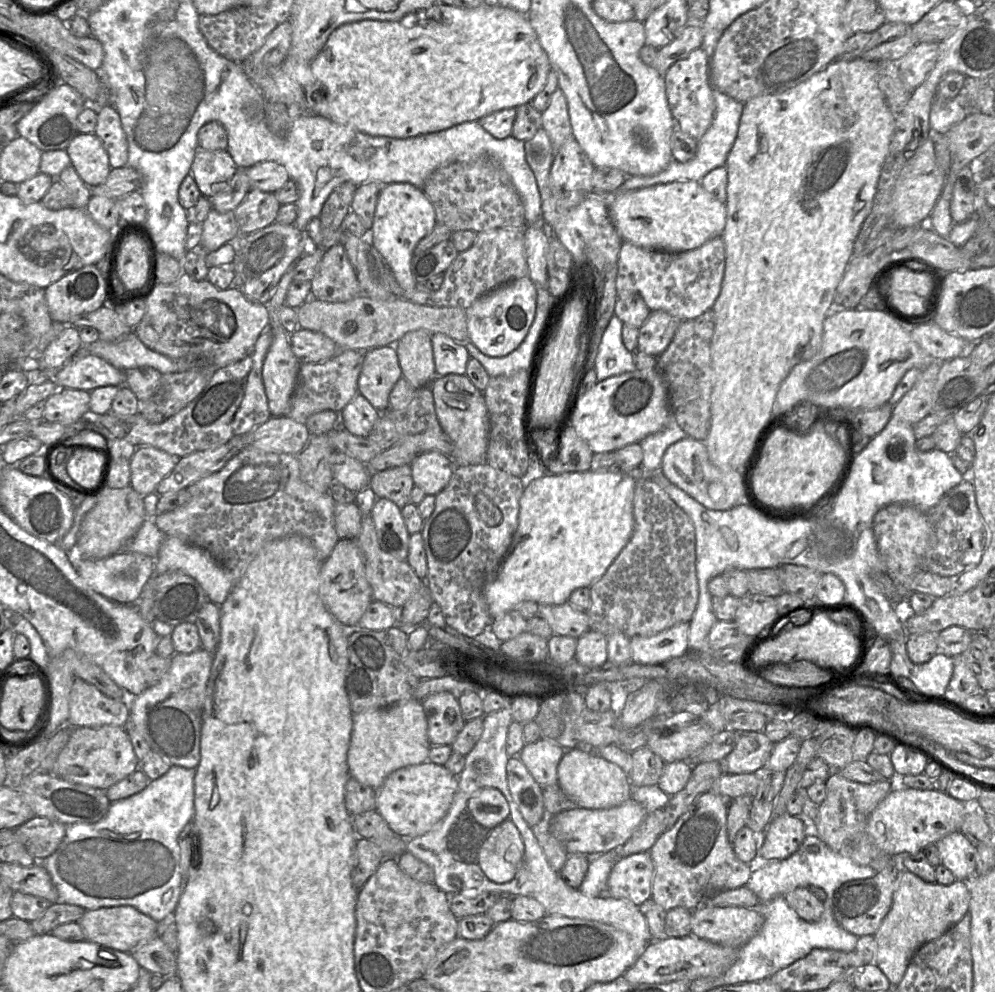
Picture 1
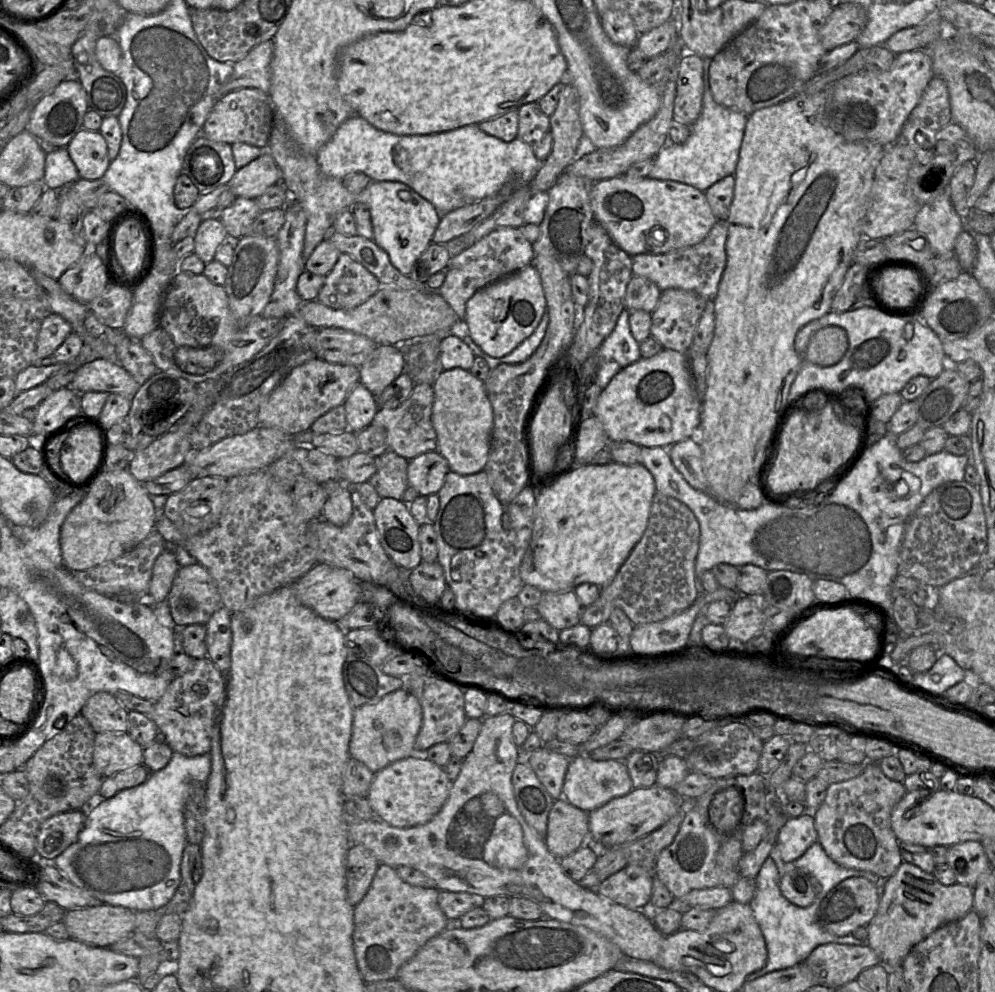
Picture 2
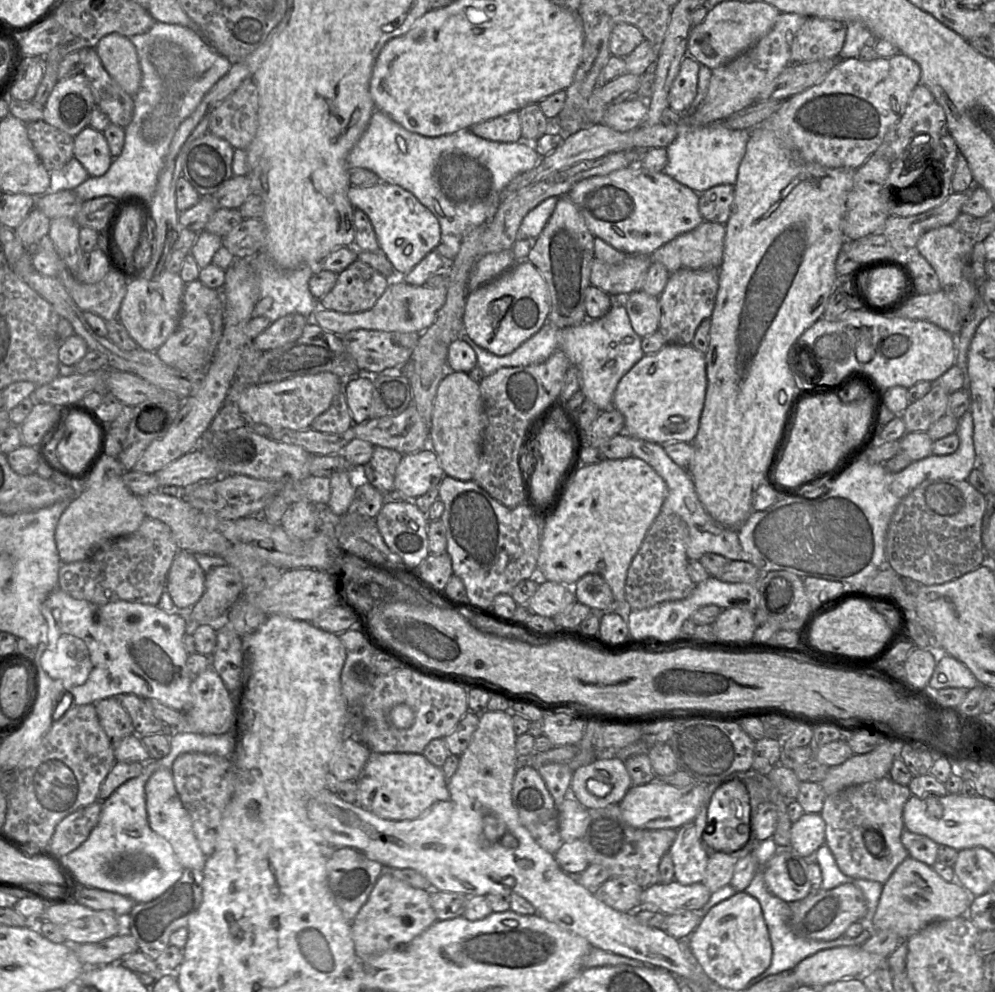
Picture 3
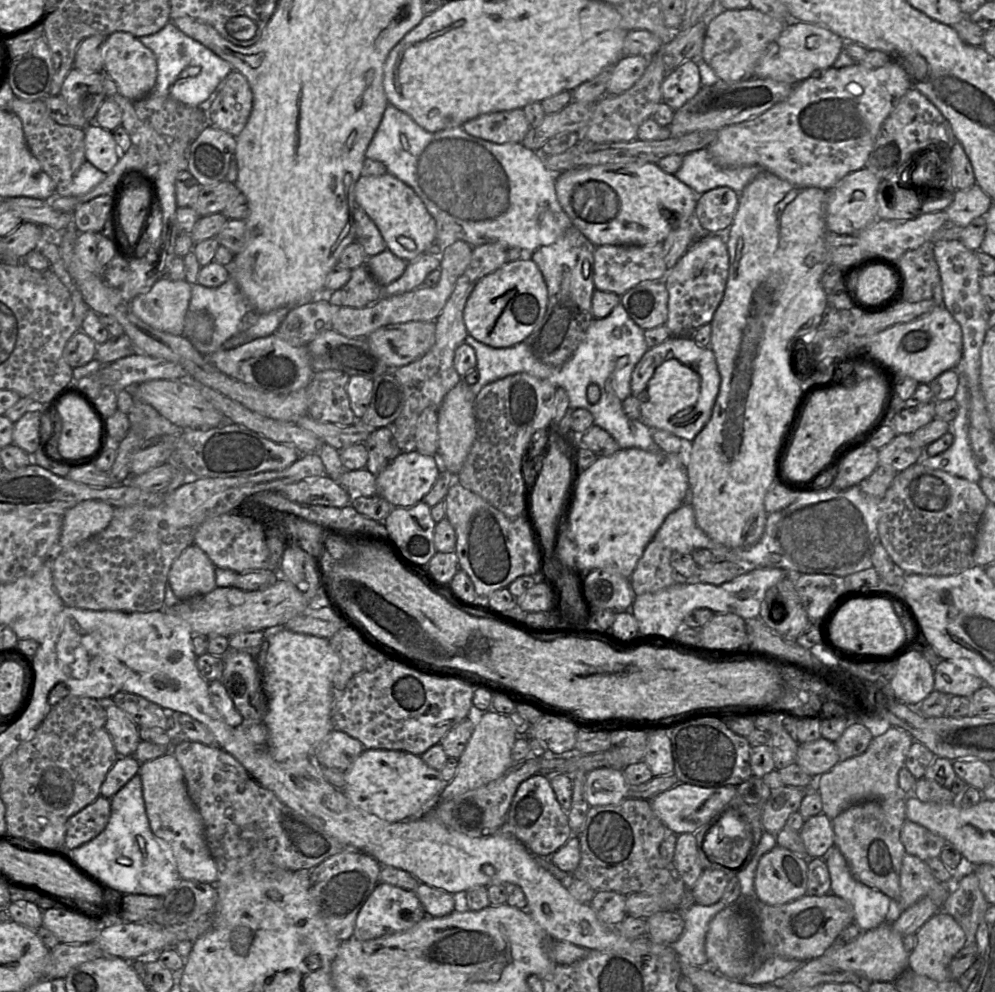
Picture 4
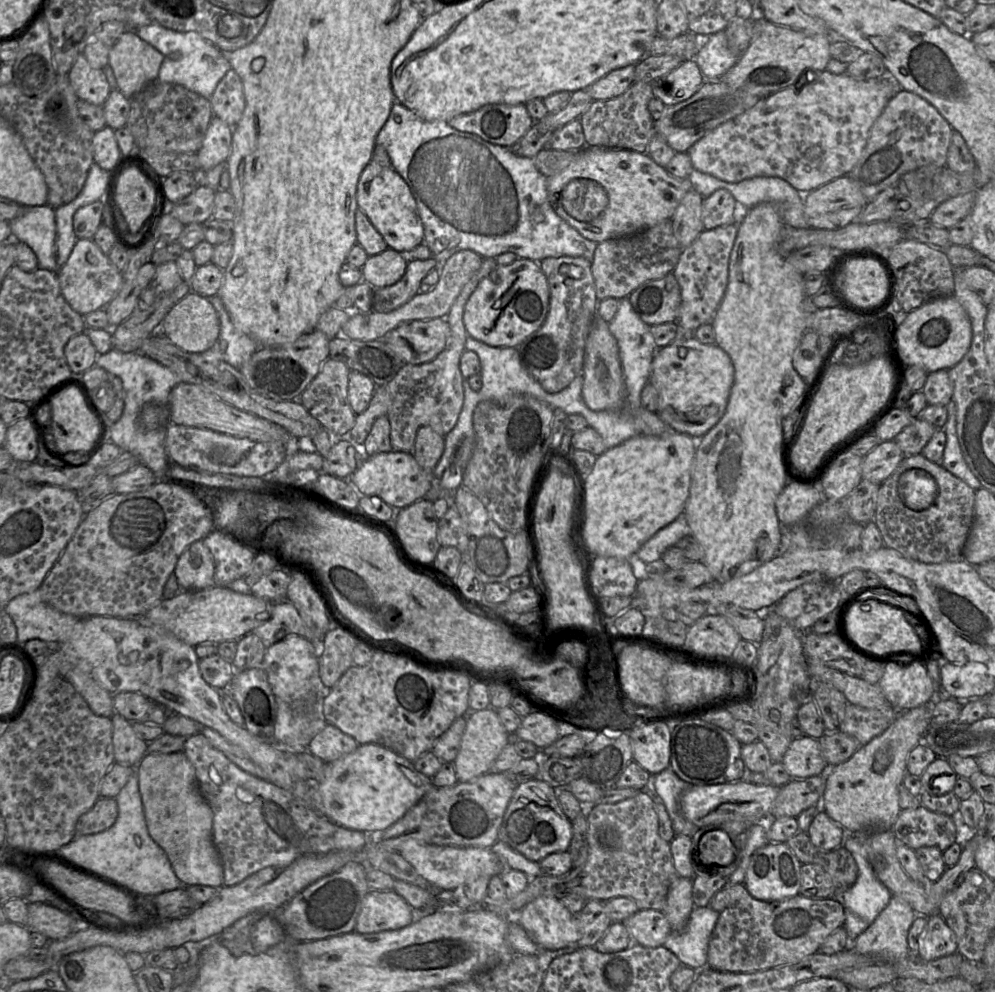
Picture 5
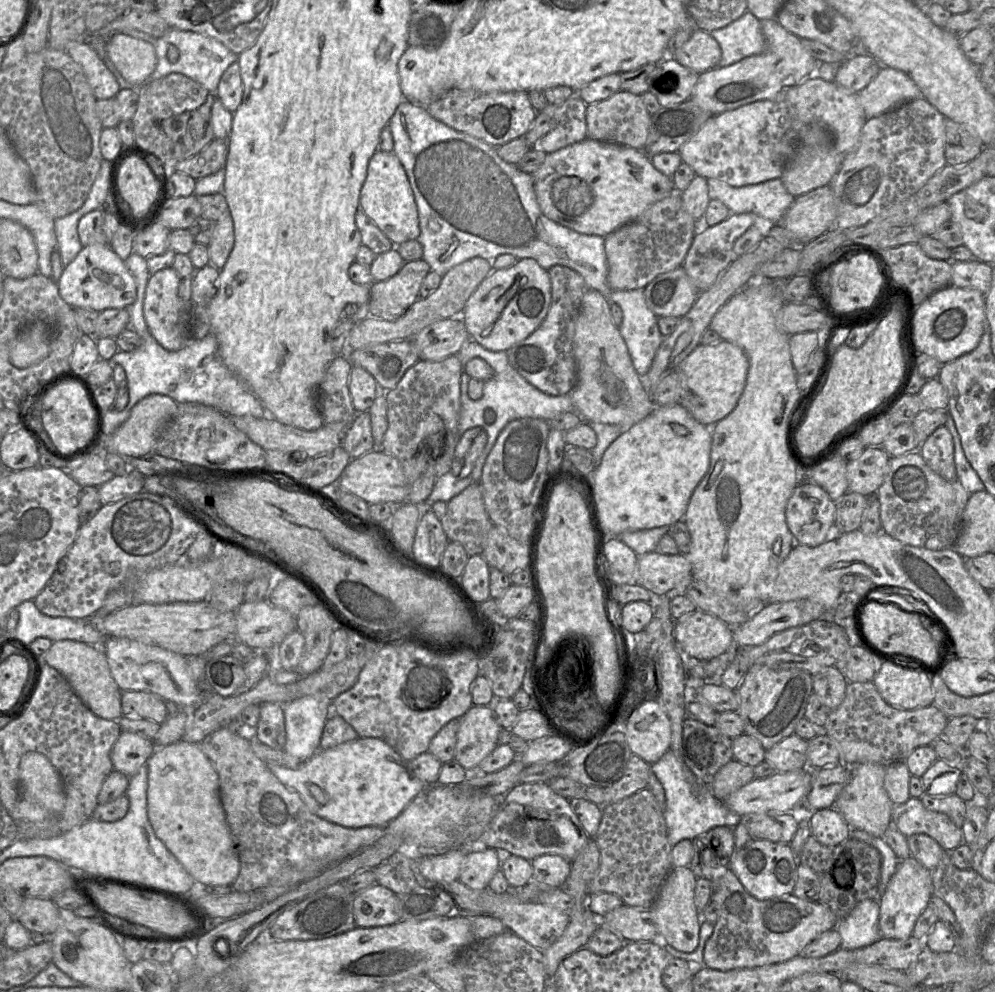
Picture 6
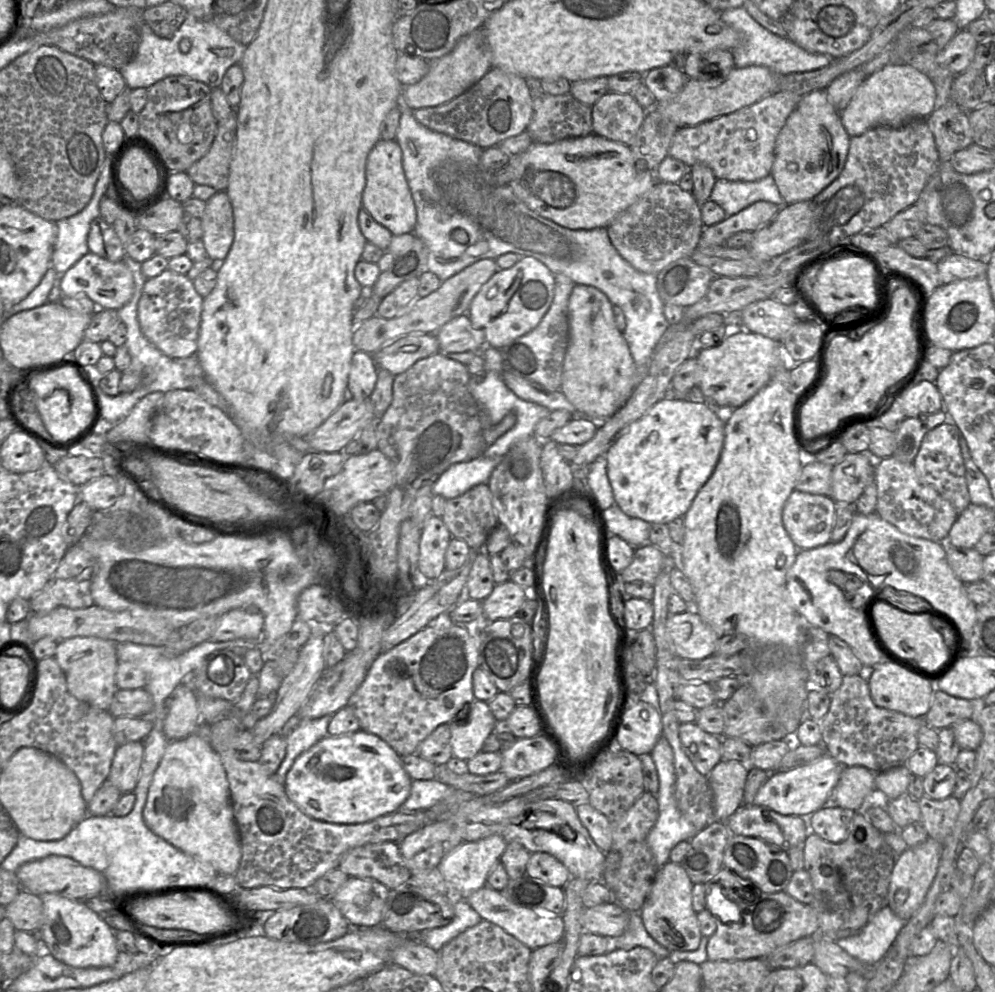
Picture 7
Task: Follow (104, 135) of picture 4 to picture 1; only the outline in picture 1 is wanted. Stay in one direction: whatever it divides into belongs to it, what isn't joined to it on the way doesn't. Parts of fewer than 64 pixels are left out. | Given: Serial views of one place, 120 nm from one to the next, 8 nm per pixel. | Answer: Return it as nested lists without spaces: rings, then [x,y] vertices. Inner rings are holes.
[[[77,133],[65,149],[82,181],[90,188],[105,182],[110,170],[107,151],[94,133]]]

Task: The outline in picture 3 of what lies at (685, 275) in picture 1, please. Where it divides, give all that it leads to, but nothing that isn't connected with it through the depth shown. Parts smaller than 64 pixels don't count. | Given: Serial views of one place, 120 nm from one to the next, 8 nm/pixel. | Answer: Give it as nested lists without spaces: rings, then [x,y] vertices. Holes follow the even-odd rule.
[[[703,221],[695,229],[666,243],[650,257],[663,264],[669,273],[680,269],[719,269],[723,260],[726,227],[724,224]]]

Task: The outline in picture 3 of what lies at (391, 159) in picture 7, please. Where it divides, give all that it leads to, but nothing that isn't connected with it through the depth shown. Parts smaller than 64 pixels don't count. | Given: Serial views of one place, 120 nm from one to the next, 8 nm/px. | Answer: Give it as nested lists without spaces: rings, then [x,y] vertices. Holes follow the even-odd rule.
[[[387,182],[369,187],[350,186],[348,199],[355,209],[366,213],[371,221],[379,250],[391,262],[398,275],[405,275],[441,243],[437,218],[411,192]]]

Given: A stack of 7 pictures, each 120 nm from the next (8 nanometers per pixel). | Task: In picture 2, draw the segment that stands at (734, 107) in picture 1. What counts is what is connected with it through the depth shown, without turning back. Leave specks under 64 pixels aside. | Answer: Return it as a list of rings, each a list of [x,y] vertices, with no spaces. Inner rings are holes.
[[[703,58],[703,104],[697,121],[690,126],[690,136],[683,144],[667,143],[653,158],[648,177],[656,180],[673,180],[691,185],[705,192],[722,178],[735,172],[748,116],[745,113],[717,104],[709,83],[712,59]]]

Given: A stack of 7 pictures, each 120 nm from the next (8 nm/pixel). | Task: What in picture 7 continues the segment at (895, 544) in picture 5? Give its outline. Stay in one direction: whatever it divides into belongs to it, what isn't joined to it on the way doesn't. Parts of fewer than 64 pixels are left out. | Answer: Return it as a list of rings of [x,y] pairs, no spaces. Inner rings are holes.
[[[894,456],[877,460],[874,482],[877,487],[876,514],[882,519],[907,535],[935,542],[946,541],[959,514],[933,487],[919,480],[913,463],[901,462]]]

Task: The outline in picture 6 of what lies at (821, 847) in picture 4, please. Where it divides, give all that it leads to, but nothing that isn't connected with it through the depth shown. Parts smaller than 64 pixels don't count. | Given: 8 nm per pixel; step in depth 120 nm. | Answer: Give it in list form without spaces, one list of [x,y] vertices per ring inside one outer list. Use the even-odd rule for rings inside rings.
[[[835,809],[814,810],[810,817],[811,835],[824,846],[837,846],[851,837],[851,826]]]

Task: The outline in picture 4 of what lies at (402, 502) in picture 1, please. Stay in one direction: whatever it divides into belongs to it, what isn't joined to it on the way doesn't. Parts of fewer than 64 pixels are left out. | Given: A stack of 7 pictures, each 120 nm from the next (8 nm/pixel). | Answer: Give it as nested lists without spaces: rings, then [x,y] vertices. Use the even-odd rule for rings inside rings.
[[[391,425],[374,430],[364,445],[368,453],[365,468],[374,476],[380,474],[402,452],[395,442]]]

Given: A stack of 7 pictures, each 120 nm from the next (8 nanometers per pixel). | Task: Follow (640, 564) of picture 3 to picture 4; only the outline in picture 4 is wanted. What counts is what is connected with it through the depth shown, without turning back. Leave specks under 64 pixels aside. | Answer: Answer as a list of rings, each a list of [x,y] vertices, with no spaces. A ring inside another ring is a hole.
[[[652,539],[645,548],[629,580],[635,595],[654,593],[688,580],[671,566],[672,551]]]

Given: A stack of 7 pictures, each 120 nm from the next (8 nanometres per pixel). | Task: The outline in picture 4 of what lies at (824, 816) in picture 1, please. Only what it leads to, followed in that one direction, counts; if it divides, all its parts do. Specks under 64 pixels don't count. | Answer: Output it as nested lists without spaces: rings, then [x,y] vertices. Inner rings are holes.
[[[898,788],[897,792],[882,800],[869,800],[854,804],[831,820],[834,844],[846,860],[852,876],[859,882],[875,888],[896,900],[900,894],[900,871],[905,848],[901,841],[901,827],[906,819],[907,793]]]

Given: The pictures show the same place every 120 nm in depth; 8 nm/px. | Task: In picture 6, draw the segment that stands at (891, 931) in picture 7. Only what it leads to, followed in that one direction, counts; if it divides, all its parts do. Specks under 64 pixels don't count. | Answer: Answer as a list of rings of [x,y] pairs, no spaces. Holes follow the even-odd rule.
[[[876,899],[859,902],[854,909],[836,925],[841,936],[841,948],[853,950],[869,946],[882,938],[879,930],[880,903]]]

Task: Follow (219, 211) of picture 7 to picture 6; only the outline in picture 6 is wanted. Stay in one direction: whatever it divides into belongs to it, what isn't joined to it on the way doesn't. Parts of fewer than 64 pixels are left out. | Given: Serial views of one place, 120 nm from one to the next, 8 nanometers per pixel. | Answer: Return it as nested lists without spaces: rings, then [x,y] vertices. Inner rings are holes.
[[[230,210],[217,221],[212,238],[208,244],[210,264],[219,270],[226,264],[234,247],[234,223]]]

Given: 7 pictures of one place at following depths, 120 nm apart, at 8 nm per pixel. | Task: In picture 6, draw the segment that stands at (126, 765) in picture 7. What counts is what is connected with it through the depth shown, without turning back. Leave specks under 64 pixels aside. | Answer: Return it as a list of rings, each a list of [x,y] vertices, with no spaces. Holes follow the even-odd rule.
[[[122,731],[111,750],[113,768],[132,777],[147,764],[155,750],[153,739]]]

